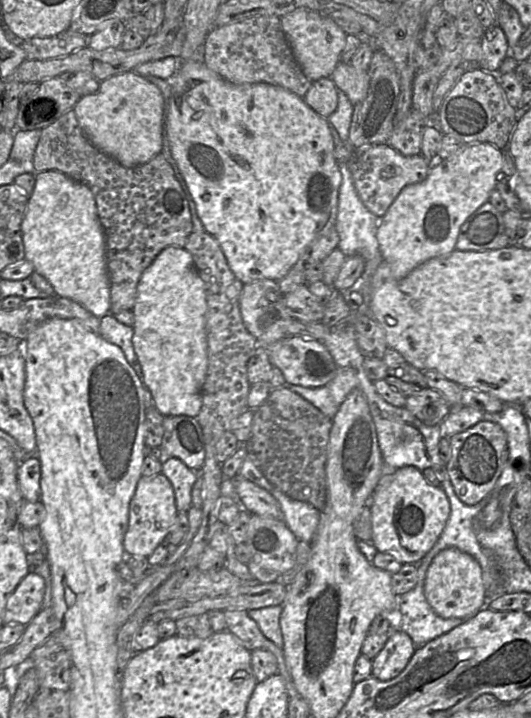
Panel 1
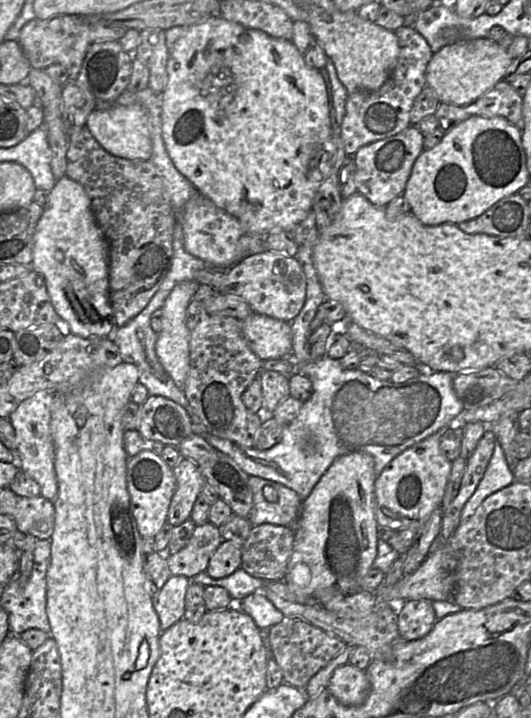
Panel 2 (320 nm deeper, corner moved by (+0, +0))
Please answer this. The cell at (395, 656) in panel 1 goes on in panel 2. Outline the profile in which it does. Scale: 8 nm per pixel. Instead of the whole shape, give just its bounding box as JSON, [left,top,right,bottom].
[398,599,436,641]

